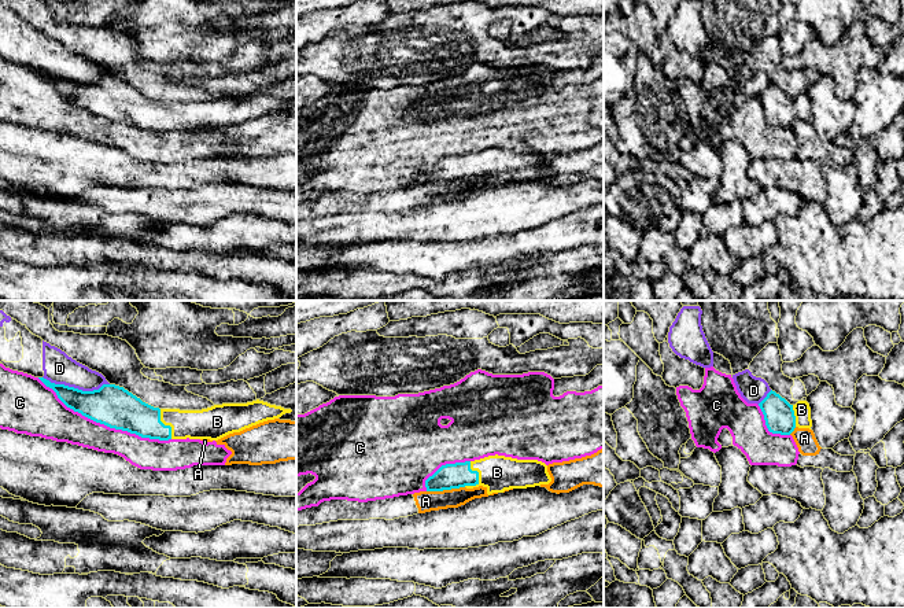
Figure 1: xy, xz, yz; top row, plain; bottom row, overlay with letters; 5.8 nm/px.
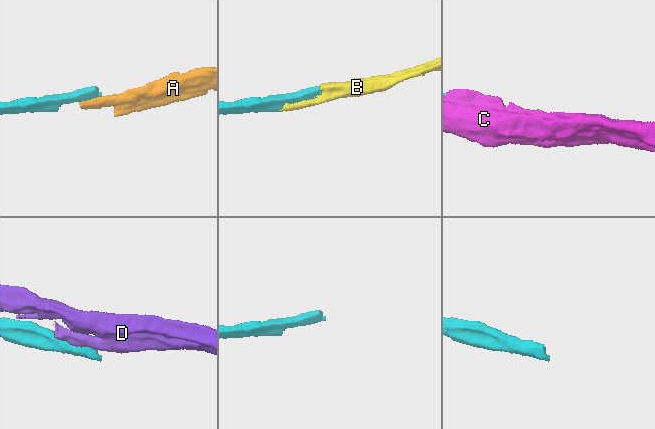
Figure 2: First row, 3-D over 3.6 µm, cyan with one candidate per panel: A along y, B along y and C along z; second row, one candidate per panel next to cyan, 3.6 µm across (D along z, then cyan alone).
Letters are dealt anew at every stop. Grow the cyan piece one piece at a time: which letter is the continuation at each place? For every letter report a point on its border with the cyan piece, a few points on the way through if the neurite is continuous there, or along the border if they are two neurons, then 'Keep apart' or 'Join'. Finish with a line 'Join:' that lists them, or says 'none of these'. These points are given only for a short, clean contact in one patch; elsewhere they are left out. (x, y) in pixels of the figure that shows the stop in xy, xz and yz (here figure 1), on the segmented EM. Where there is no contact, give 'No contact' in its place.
A: Touches cyan at xz (445, 489). Boundary: xz (464, 486), (427, 492). Keep apart
B: Touches cyan at xz (478, 478). Join
C: Touches cyan at xy (103, 423). Keep apart
D: Touches cyan at xy (76, 389). Keep apart
Join: B

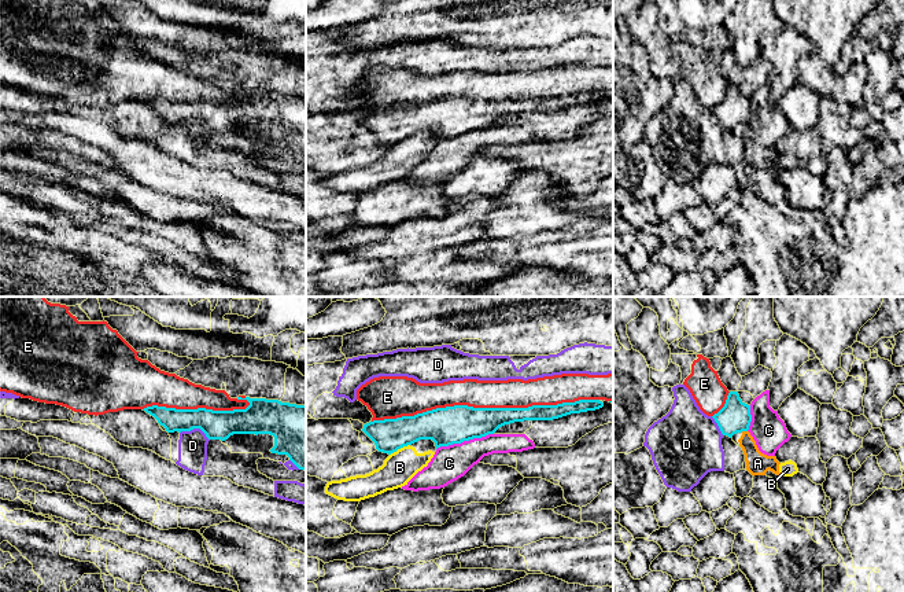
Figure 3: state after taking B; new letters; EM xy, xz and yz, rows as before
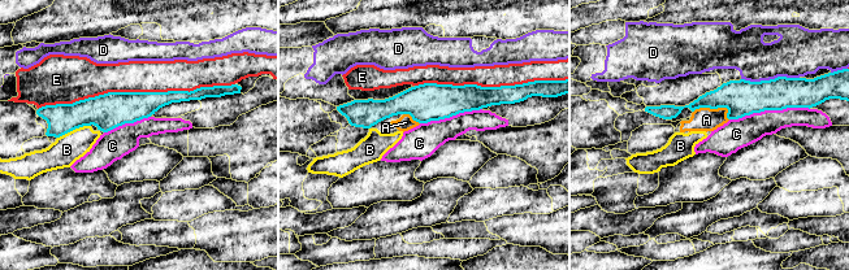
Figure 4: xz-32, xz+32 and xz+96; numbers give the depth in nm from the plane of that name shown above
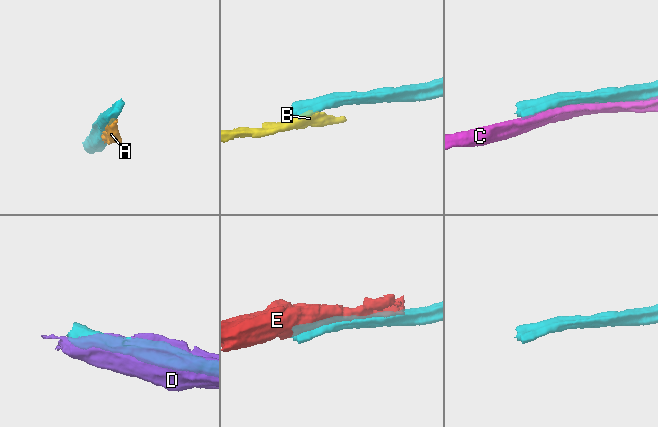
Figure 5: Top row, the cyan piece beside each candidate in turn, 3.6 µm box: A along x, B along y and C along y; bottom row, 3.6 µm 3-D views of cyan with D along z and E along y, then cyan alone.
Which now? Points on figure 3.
A: Touches cyan at yz (744, 430). Keep apart
B: Touches cyan at xz (399, 448). Boundary: xz (409, 444), (390, 455). Keep apart
C: Touches cyan at xz (464, 440). Keep apart
D: Touches cyan at xy (195, 427). Keep apart
E: Touches cyan at xz (484, 408). Keep apart
Join: none of these

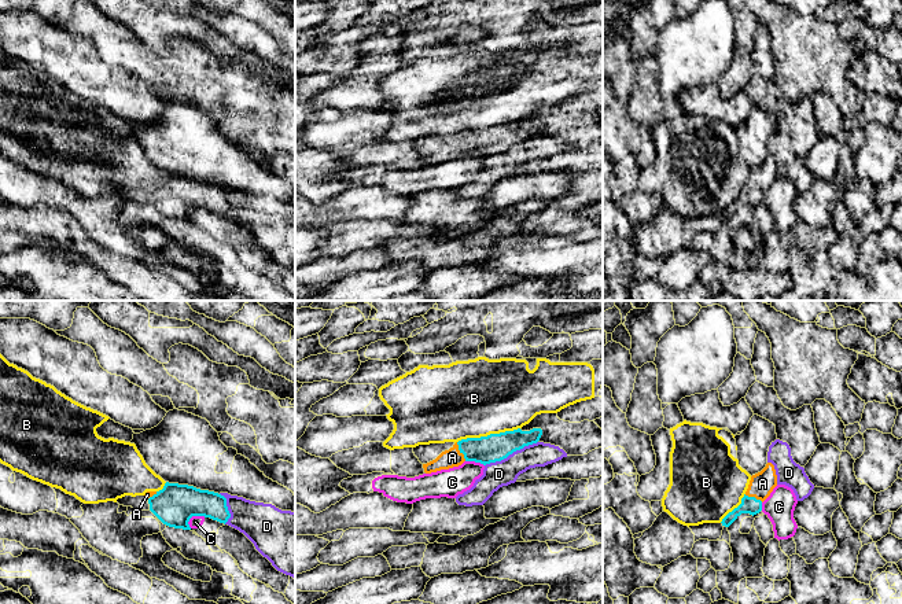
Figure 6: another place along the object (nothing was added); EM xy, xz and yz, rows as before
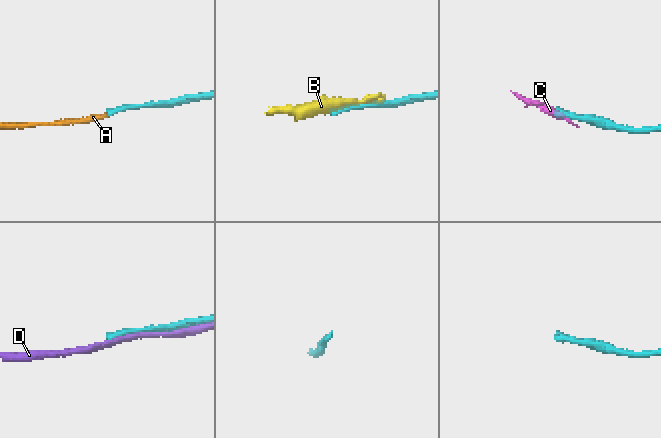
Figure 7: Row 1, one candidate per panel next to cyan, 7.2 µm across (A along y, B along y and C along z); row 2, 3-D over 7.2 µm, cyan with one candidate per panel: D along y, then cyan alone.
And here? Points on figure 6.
A: Touches cyan at xz (460, 452). Path across: xz (493, 448), (460, 452), (452, 457). Join
B: Touches cyan at xz (488, 435). Keep apart
C: Touches cyan at xy (195, 515). Boundary: xy (205, 516), (192, 516), (187, 523). Keep apart
D: Touches cyan at xz (511, 453). Keep apart
Join: A

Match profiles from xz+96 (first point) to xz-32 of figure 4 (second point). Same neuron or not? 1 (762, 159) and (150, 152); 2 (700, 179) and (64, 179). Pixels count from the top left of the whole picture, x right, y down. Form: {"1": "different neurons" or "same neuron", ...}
{"1": "same neuron", "2": "same neuron"}

